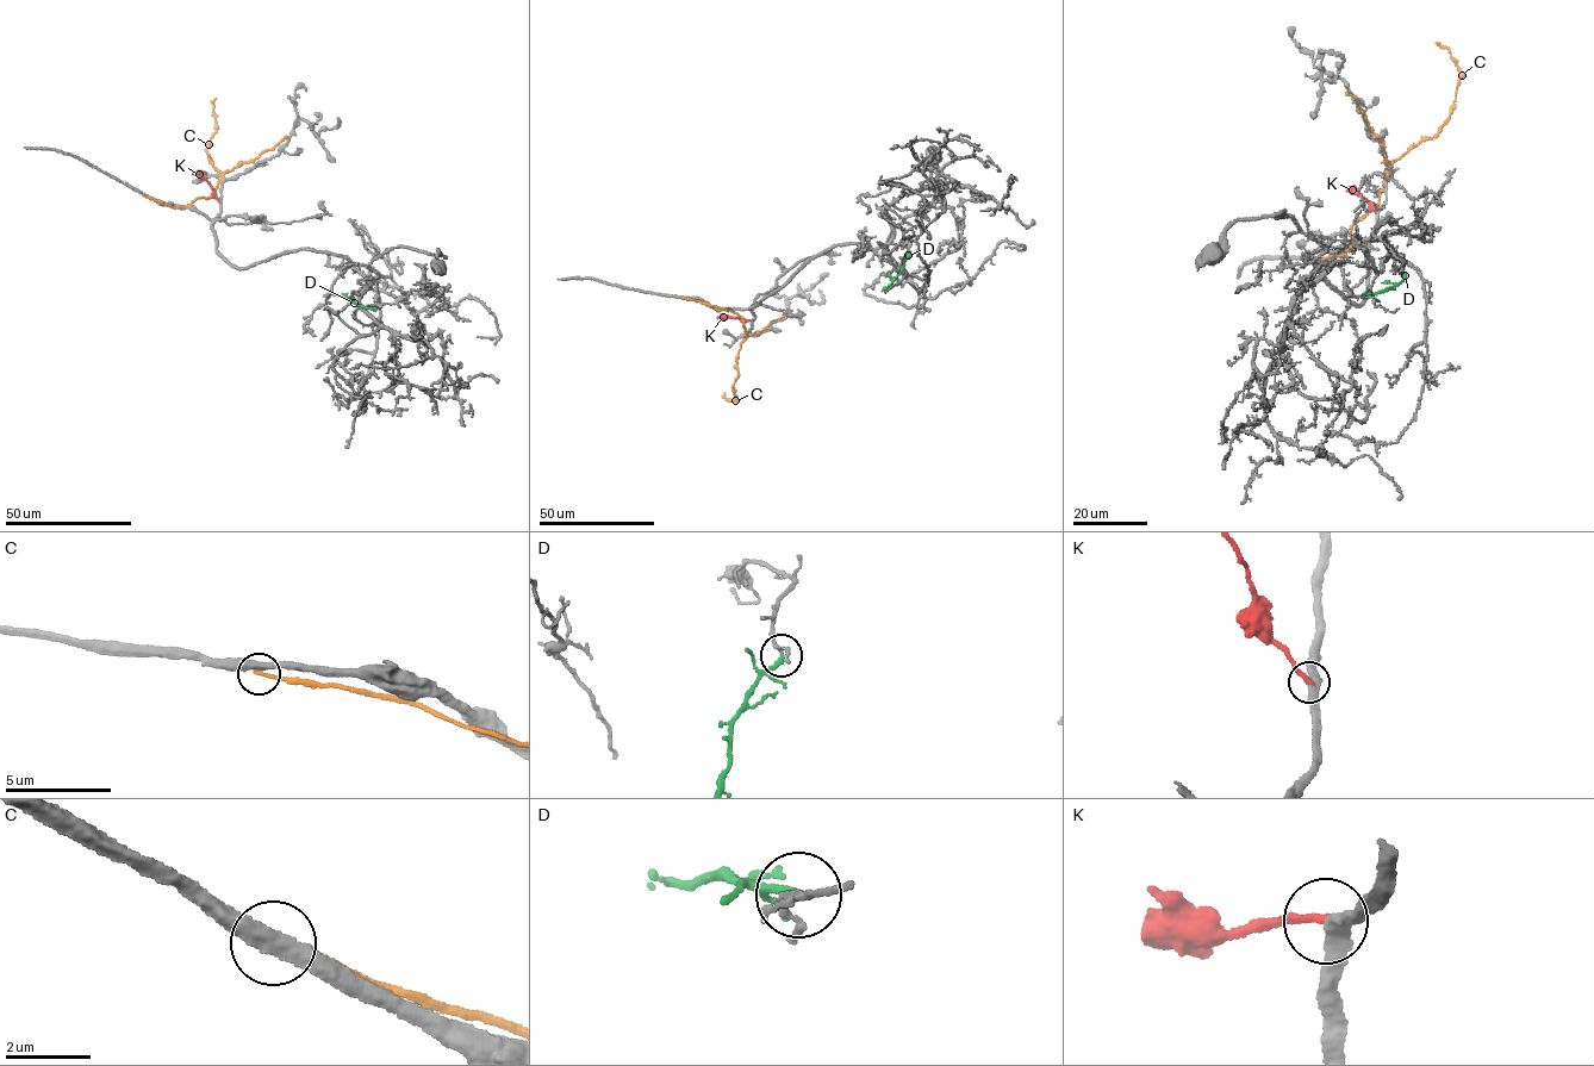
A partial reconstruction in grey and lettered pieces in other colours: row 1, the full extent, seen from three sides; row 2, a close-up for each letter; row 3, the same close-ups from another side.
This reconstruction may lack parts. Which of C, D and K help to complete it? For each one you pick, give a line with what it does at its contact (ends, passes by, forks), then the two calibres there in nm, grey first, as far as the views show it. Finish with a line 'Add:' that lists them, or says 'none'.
D: it passes by; calibres 130 and 140 nm
K: it ends; calibres 320 and 200 nm
Add: D, K

